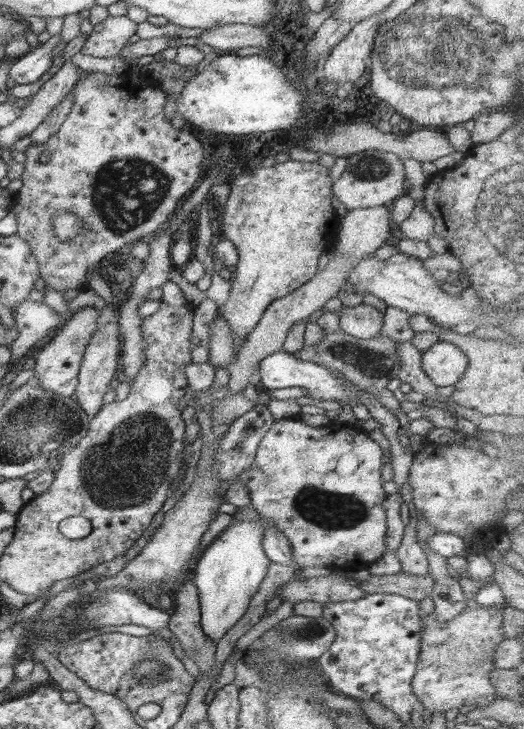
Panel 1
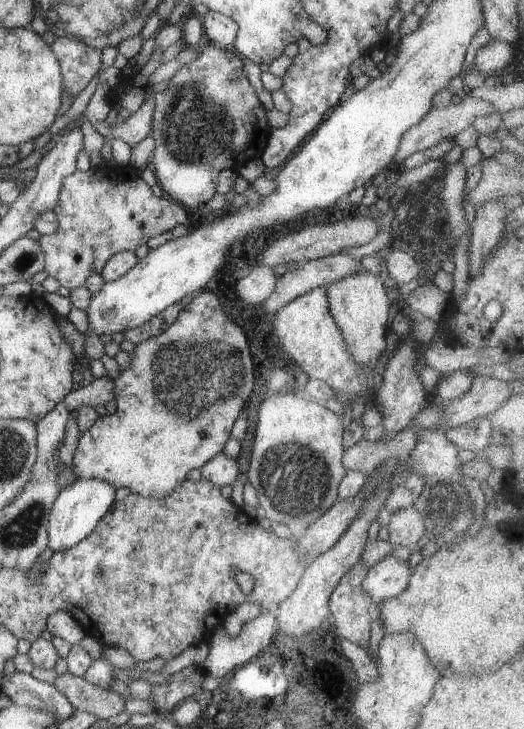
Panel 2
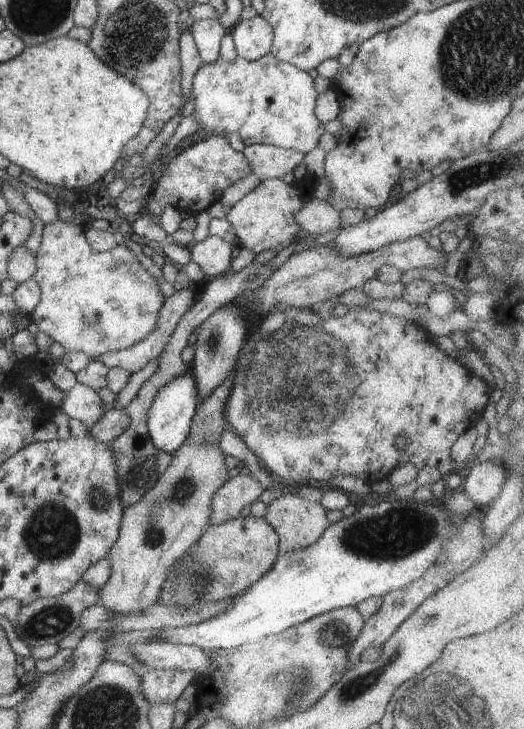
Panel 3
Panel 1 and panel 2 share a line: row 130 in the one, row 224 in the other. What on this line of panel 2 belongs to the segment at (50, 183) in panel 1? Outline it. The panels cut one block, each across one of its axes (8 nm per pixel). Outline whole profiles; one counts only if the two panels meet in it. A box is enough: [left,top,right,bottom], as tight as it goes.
[38,164,190,290]

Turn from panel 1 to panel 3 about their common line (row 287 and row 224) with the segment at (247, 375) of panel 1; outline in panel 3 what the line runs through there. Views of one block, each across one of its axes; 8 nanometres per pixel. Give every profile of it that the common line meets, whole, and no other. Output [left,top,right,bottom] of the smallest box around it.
[296,200,342,234]

